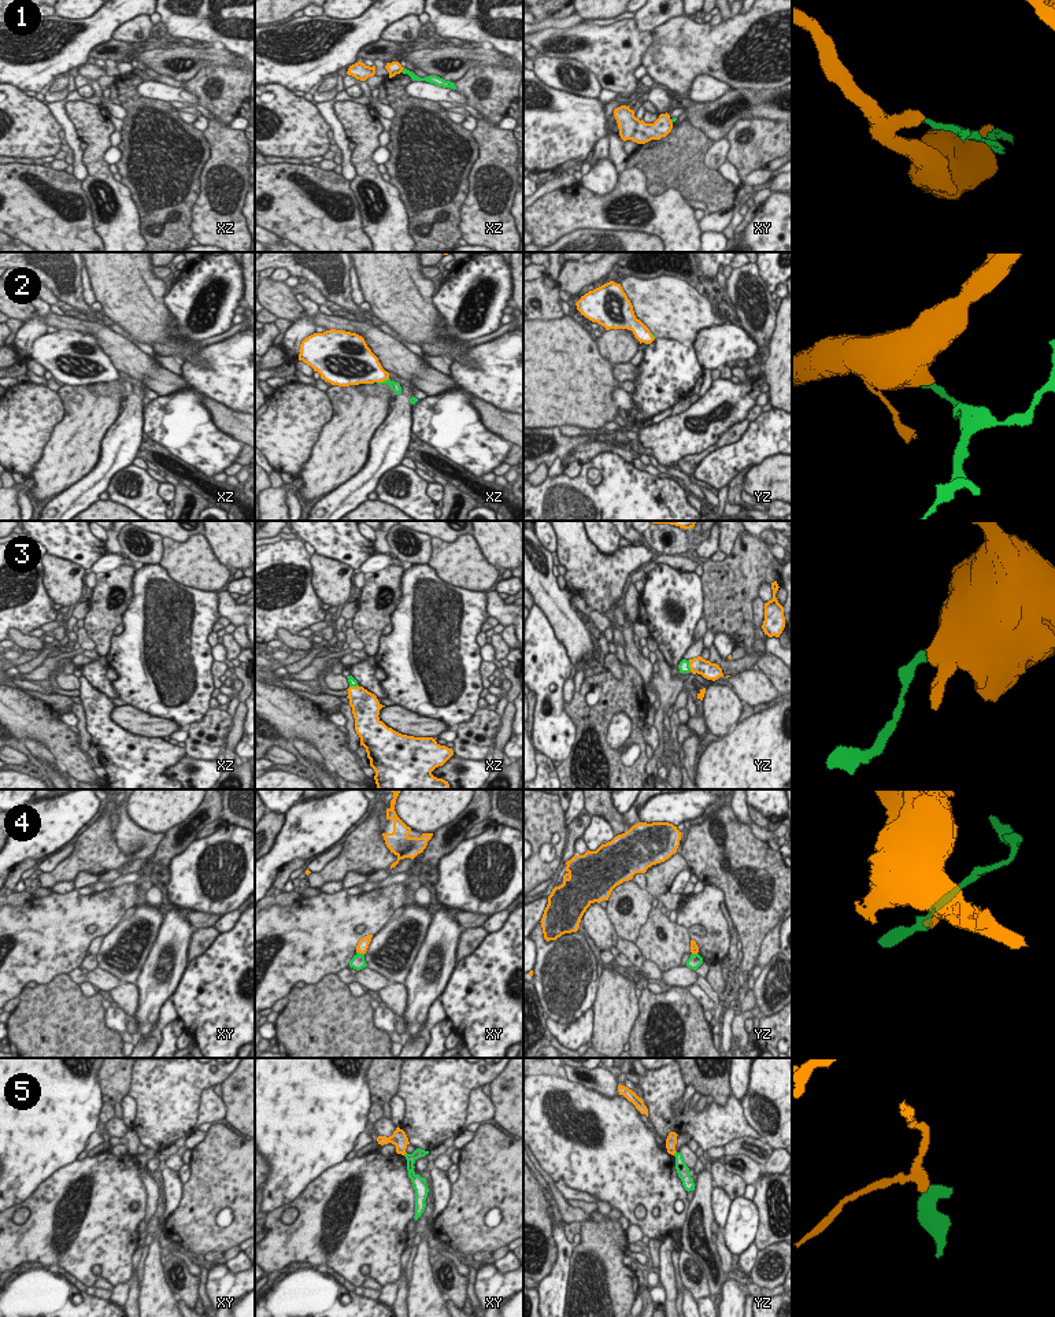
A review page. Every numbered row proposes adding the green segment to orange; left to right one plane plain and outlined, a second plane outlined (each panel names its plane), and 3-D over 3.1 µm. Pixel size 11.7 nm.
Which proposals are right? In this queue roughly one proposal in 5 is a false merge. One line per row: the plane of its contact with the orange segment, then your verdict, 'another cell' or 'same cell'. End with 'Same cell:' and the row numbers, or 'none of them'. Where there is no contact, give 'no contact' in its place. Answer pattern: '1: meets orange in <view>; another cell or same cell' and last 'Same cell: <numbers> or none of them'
1: meets orange in xz; another cell
2: meets orange in xz; same cell
3: meets orange in yz; same cell
4: meets orange in xy; another cell
5: meets orange in xy; another cell
Same cell: 2, 3

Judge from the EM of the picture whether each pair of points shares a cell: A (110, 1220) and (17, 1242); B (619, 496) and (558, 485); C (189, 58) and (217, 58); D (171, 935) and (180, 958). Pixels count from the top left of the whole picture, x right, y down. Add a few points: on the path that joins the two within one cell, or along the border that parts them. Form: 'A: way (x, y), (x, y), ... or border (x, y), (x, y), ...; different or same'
A: way (87, 1232), (59, 1257), (40, 1242); same
B: way (604, 496), (573, 496); same
C: way (196, 58), (210, 58); same
D: way (173, 940), (176, 953); same

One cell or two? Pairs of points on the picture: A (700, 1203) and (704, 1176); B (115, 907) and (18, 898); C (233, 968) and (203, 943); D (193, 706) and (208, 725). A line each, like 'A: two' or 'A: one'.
A: one
B: two
C: two
D: two

